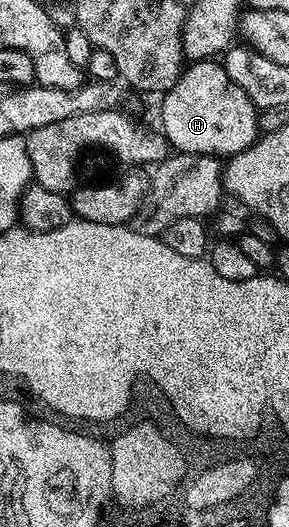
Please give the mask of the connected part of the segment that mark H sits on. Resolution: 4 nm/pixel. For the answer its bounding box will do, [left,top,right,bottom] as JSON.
[160,61,259,157]

